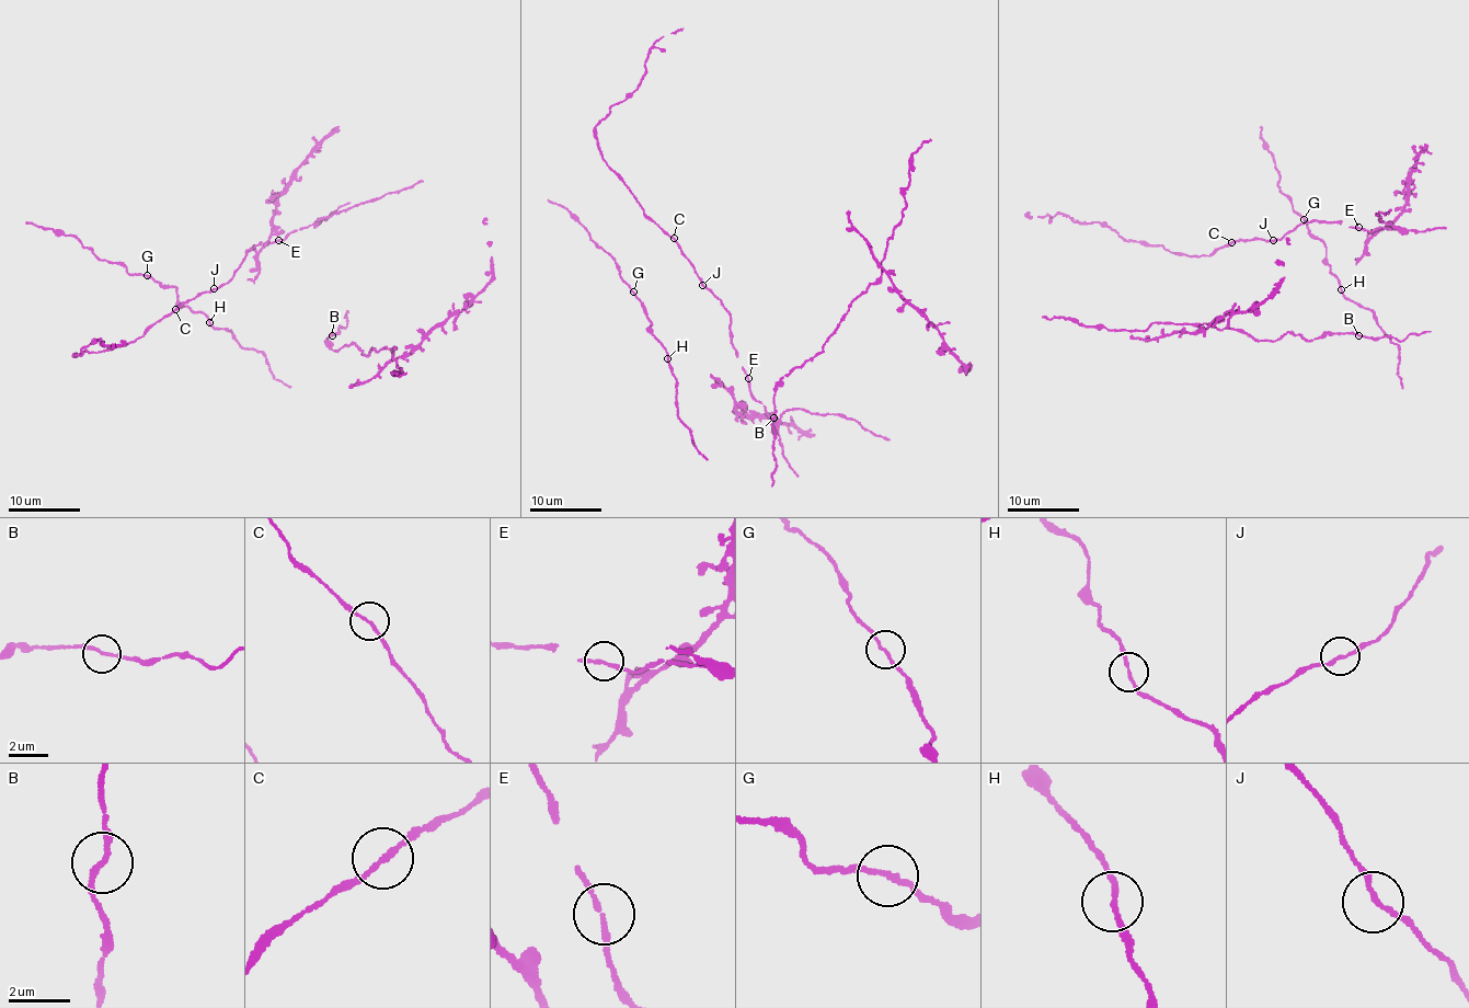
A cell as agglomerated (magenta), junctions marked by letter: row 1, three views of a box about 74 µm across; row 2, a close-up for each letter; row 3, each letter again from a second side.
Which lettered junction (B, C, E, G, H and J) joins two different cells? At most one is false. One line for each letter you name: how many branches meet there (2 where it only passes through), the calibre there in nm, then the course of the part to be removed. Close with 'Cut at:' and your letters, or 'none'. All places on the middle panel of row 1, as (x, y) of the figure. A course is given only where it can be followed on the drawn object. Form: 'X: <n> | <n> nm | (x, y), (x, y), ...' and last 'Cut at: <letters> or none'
Cut at: none

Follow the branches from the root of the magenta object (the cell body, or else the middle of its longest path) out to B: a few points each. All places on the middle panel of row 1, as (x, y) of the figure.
B: (773, 394), (773, 417)

